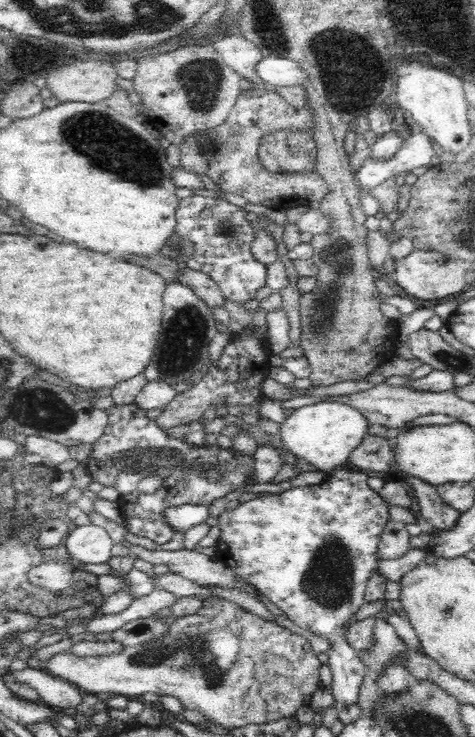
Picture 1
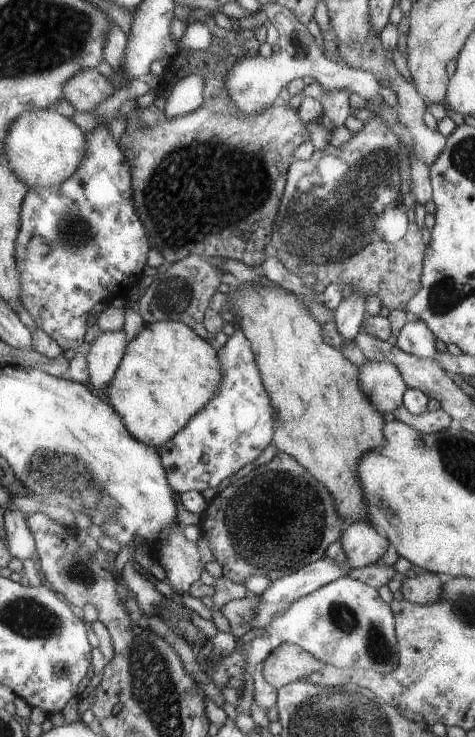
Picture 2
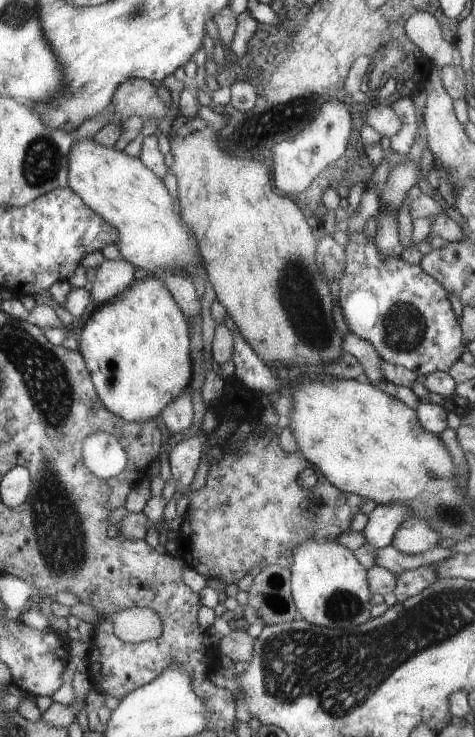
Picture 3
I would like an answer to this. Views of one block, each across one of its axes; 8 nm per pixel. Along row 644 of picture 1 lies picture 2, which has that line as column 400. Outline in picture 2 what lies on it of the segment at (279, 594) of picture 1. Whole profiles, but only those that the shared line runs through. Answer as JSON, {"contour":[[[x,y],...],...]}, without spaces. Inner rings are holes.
{"contour":[[[410,317],[396,338],[396,347],[406,354],[425,359],[434,358],[436,342],[431,328],[422,320]]]}

